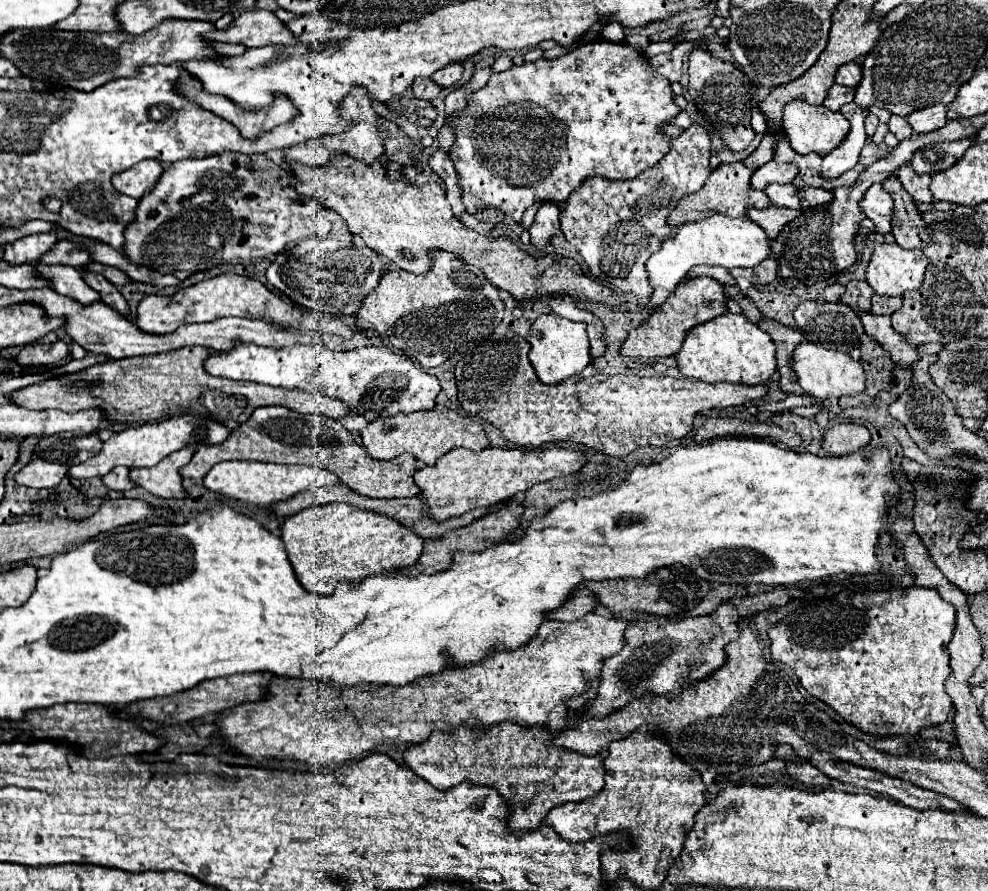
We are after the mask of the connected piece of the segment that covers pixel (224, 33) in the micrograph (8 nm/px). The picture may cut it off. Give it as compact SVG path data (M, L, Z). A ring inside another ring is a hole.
M249 10L243 12L231 28L215 30L209 34L215 42L241 42L249 48L267 46L267 44L297 44L299 38L287 30L287 26L269 10Z

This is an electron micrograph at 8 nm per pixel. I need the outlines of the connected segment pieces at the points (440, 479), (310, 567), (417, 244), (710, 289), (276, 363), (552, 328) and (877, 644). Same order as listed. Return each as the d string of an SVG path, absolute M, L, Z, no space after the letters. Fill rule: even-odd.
M457 448L437 460L435 466L423 466L413 474L413 482L419 486L419 498L425 502L433 520L449 520L475 508L489 508L501 504L519 492L527 492L539 482L567 476L577 472L585 464L581 450L573 448L485 448L473 454L465 448Z
M323 504L323 506L305 508L289 516L281 526L281 540L285 542L285 550L299 584L323 596L333 594L337 582L359 584L363 578L373 574L389 574L389 572L409 568L417 562L417 558L423 552L423 540L411 530L407 530L405 526L401 526L399 522L375 512L357 510L349 504Z
M335 154L323 168L309 168L301 162L291 162L287 170L297 180L295 190L299 194L315 198L325 208L335 210L347 222L351 234L361 236L363 242L383 260L389 260L407 272L427 272L427 250L441 248L463 258L467 264L477 266L493 286L511 292L519 304L559 292L575 294L593 302L605 302L609 306L625 302L623 294L587 278L581 264L573 258L559 258L555 254L533 256L509 236L481 236L477 230L467 228L451 212L445 192L435 180L429 180L423 186L409 182L405 176L389 178L387 166L381 158L371 166L365 166L365 162L351 158L349 154Z
M691 278L681 282L671 296L657 306L657 310L649 316L649 320L633 330L629 330L625 342L619 348L619 354L625 358L661 358L661 356L675 356L681 348L685 334L689 328L713 320L727 312L723 286L713 278Z
M239 344L231 352L219 352L211 356L205 364L205 370L213 376L233 380L321 392L329 398L345 402L351 412L361 414L367 420L377 420L399 412L409 414L417 410L433 410L435 398L441 390L435 376L423 372L411 360L395 354L387 346L365 346L349 352L333 352L319 344L303 344L283 350Z
M541 314L529 328L527 342L531 344L529 360L535 368L537 376L545 384L557 384L573 374L579 374L589 362L589 338L587 338L587 326L583 322L571 322L567 318L555 316L555 314Z
M911 586L911 588L893 588L893 590L875 590L875 592L851 592L851 590L839 590L835 594L829 594L825 598L819 598L811 604L803 604L797 610L793 610L787 618L781 622L773 624L769 628L769 638L771 638L771 656L777 662L789 664L795 674L799 676L801 686L815 698L823 700L827 706L831 706L843 720L855 724L867 734L873 736L899 736L899 734L915 734L927 726L935 726L941 722L947 722L949 710L953 708L953 702L949 694L945 692L945 680L951 674L951 664L949 664L949 652L947 644L953 638L955 630L955 610L949 602L945 602L935 588L921 588L921 586Z

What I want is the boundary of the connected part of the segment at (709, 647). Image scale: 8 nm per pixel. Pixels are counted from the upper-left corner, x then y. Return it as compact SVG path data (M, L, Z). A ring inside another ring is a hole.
M773 588L771 592L747 596L747 598L731 598L723 602L713 614L697 616L697 618L683 618L677 622L667 622L661 616L643 616L641 620L633 622L625 630L625 646L619 654L605 660L601 670L601 686L599 694L593 702L587 704L585 718L597 716L603 718L609 712L623 708L627 702L637 698L639 694L651 690L655 694L679 692L685 682L701 680L709 676L713 670L725 664L723 646L733 642L737 632L737 620L749 618L757 612L765 612L771 608L785 606L791 596L799 596L797 590Z

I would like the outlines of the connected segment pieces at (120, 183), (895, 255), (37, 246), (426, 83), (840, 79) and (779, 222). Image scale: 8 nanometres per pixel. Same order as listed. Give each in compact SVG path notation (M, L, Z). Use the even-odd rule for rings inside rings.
M147 158L147 160L141 160L137 166L113 176L113 186L125 196L141 200L145 192L157 186L161 174L163 174L161 162L157 162L155 158Z
M895 242L875 244L865 270L867 284L885 296L903 296L923 282L927 258L921 250L905 250Z
M31 234L25 236L13 244L5 246L3 260L9 264L23 264L23 262L35 262L41 254L45 254L53 244L57 242L55 234Z
M415 78L413 82L413 96L423 98L423 100L433 100L443 92L441 86L437 86L437 82L433 82L431 78Z
M847 62L845 66L839 66L835 74L835 82L855 88L861 82L861 68L855 62Z
M767 206L763 210L757 210L757 208L747 210L747 218L757 222L765 230L765 234L769 234L769 240L773 240L781 232L781 228L797 216L799 216L799 210L777 208L777 206Z

